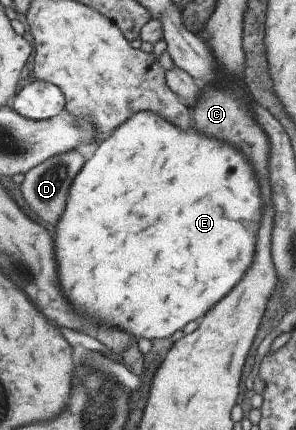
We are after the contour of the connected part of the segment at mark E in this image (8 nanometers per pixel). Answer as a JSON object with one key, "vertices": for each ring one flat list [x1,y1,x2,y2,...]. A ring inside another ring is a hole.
{"vertices":[[135,111,123,123,119,123,111,134,97,143,92,157,83,163,75,175,69,187,65,209,53,229,53,248,59,277,57,281,63,291,63,297,69,299,73,309,77,309,79,315,91,317,96,322,96,327,107,323,111,327,117,327,119,331,125,331,130,337,137,337,137,340,141,337,149,341,169,337,189,321,201,319,209,307,214,307,219,299,223,299,239,283,239,279,243,279,241,275,245,273,253,257,255,231,261,219,259,189,245,157,225,143,197,135,193,129,179,131,161,117,163,115,157,115,155,111]]}

